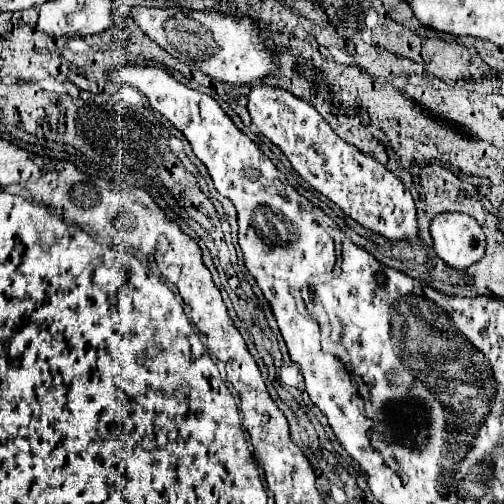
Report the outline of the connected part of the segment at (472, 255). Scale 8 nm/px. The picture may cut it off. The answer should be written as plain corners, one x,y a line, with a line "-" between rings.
440,213
430,223
436,255
450,267
466,269
484,255
484,233
476,219
464,213

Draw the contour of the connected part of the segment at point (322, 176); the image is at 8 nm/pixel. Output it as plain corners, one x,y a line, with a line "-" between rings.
258,85
250,89
248,111
252,123
264,137
282,149
298,175
334,201
348,217
386,239
416,241
416,207
404,183
372,157
362,155
354,145
342,141
310,103
284,89

